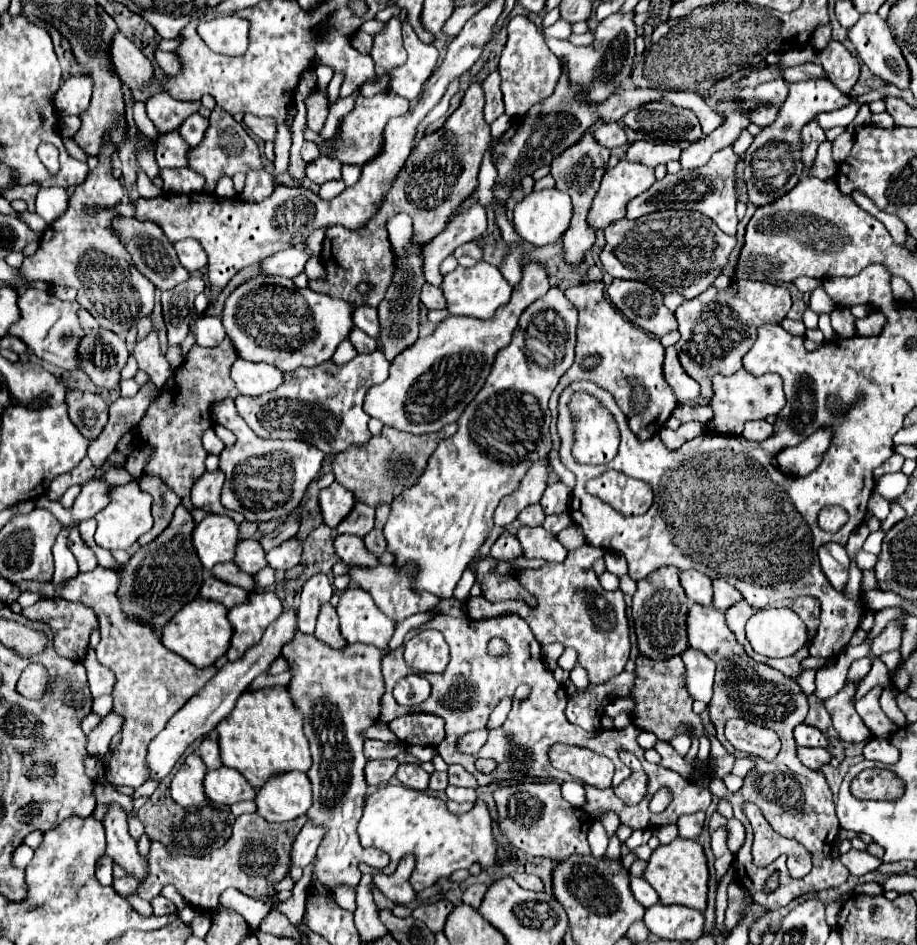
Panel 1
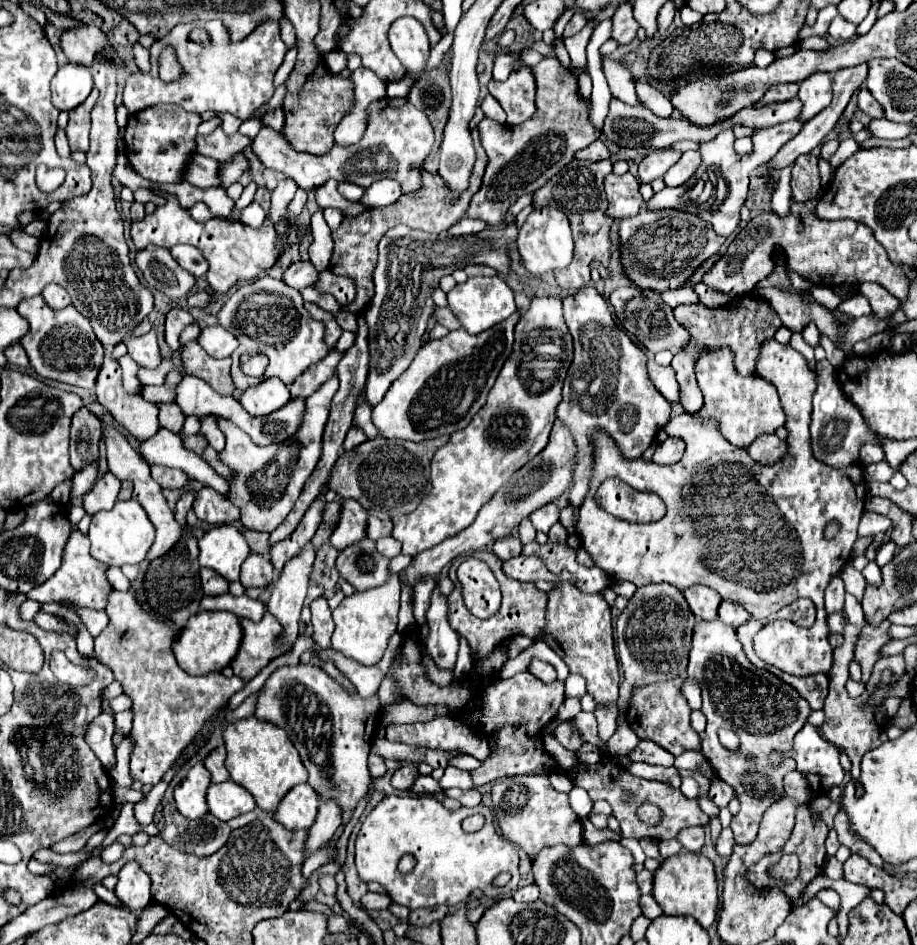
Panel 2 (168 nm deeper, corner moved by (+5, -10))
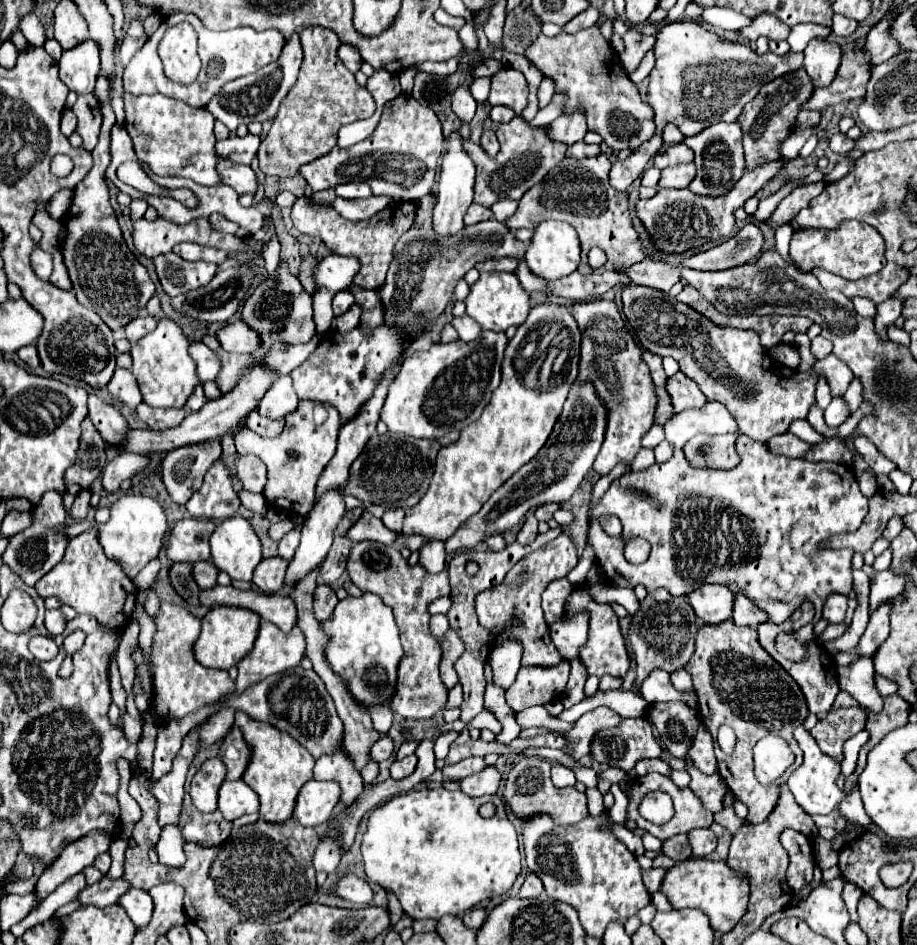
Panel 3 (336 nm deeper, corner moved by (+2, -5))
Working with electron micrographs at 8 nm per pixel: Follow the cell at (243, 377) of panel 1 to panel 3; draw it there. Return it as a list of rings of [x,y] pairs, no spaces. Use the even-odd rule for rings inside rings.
[[[280,376],[270,390],[264,394],[264,398],[260,400],[260,408],[258,412],[266,418],[278,420],[278,418],[286,418],[286,414],[292,414],[292,410],[296,410],[300,398],[292,388],[292,378],[290,376]]]

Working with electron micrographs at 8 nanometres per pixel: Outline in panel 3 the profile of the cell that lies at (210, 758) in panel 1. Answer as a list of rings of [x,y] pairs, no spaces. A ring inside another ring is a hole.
[[[234,726],[220,744],[220,758],[228,768],[226,780],[240,780],[250,762],[250,756],[252,756],[252,748],[244,742],[240,728]]]

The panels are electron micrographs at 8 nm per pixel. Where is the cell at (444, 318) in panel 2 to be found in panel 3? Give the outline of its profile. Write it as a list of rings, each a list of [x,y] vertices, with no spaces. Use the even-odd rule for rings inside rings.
[[[470,316],[454,318],[454,320],[452,320],[452,326],[456,328],[460,340],[464,340],[464,342],[472,342],[472,340],[476,340],[476,338],[480,336],[480,332],[482,332],[480,324],[478,324],[474,318],[470,318]]]

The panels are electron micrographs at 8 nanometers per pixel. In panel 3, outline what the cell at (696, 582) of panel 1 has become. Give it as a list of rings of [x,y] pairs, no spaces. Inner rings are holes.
[[[706,584],[690,594],[690,606],[704,624],[714,626],[732,618],[734,592],[720,584]]]

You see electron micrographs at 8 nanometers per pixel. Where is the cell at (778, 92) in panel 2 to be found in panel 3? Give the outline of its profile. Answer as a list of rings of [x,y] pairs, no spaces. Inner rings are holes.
[[[800,68],[796,72],[788,72],[774,82],[768,82],[760,94],[744,106],[738,122],[742,126],[742,144],[744,144],[744,158],[746,166],[744,170],[754,170],[756,166],[762,166],[764,162],[776,162],[782,160],[780,144],[792,134],[796,128],[796,116],[800,112],[800,106],[812,96],[812,80],[808,78],[806,70]]]

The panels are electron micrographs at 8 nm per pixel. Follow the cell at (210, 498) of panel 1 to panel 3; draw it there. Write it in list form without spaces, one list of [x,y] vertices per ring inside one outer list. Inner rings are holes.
[[[216,460],[204,476],[200,490],[192,494],[186,502],[186,510],[194,518],[206,520],[224,520],[238,512],[240,500],[238,492],[234,490],[232,472],[228,470],[224,460]]]

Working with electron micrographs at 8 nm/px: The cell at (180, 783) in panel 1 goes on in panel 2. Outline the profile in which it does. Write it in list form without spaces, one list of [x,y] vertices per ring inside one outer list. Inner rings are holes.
[[[195,763],[187,777],[175,787],[175,805],[187,819],[201,819],[209,809],[205,803],[205,791],[211,783],[209,771],[203,763]]]

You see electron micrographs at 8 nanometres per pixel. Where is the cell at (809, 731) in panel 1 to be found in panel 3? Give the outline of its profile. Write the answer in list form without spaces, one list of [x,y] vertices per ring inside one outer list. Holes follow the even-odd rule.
[[[798,726],[794,730],[794,738],[798,742],[798,746],[804,752],[804,762],[798,770],[792,772],[792,776],[788,778],[788,788],[794,794],[796,802],[808,812],[808,814],[828,814],[832,810],[836,810],[836,806],[844,800],[844,792],[836,786],[836,778],[840,774],[840,764],[836,760],[832,760],[830,756],[826,756],[814,738],[810,738],[810,732],[804,730],[804,726]]]

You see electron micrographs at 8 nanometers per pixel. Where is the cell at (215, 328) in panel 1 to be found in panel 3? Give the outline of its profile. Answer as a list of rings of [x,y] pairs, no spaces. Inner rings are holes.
[[[236,320],[228,326],[224,326],[222,330],[218,330],[218,340],[222,344],[224,350],[228,352],[258,352],[260,350],[260,334],[256,334],[256,330],[252,330],[250,326],[246,326],[246,322]]]

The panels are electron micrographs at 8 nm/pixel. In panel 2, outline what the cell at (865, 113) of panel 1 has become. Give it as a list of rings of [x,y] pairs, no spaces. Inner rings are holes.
[[[846,138],[839,144],[837,152],[831,157],[829,163],[834,169],[837,169],[846,159],[853,155],[859,149],[859,144],[853,138]]]

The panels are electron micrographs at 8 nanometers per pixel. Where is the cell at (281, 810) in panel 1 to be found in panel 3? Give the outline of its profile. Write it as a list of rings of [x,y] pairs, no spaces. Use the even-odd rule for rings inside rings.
[[[310,780],[300,790],[296,810],[294,810],[294,818],[304,826],[316,828],[330,818],[338,800],[340,800],[338,782]]]

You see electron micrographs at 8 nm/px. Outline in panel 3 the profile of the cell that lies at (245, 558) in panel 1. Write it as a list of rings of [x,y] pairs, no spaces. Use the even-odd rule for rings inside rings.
[[[274,556],[274,558],[264,558],[254,572],[254,584],[266,592],[266,594],[274,594],[280,592],[284,588],[284,574],[288,568],[288,560]]]

